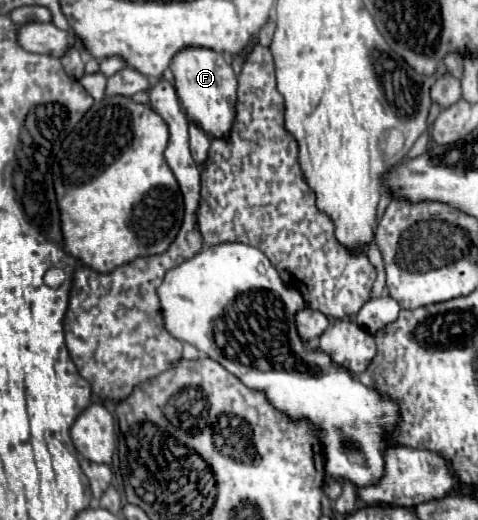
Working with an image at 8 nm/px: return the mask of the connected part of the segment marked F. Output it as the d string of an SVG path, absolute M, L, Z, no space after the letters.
M187 46L179 50L171 60L171 72L175 78L175 90L187 116L195 120L209 136L227 136L231 120L235 120L237 100L237 76L227 60L209 48Z

